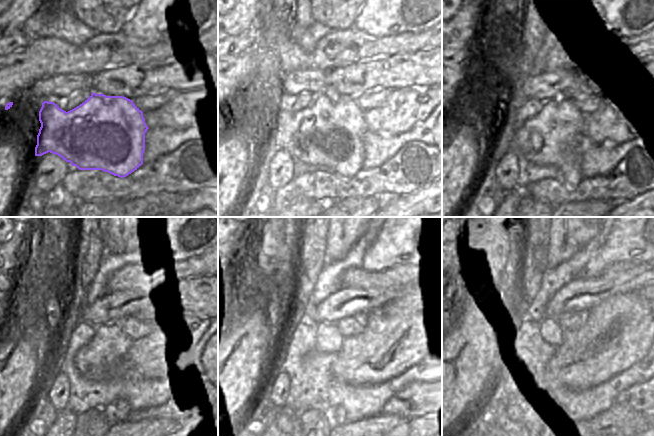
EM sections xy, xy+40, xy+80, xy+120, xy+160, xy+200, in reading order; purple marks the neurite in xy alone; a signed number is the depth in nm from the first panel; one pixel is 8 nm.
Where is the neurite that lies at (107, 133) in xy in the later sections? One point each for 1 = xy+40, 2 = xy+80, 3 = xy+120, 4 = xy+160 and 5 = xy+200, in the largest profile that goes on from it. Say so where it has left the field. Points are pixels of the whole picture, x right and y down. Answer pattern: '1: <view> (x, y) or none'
1: xy+40 (330, 134)
2: xy+80 (547, 139)
3: xy+120 (94, 360)
4: xy+160 (329, 339)
5: xy+200 (551, 333)

